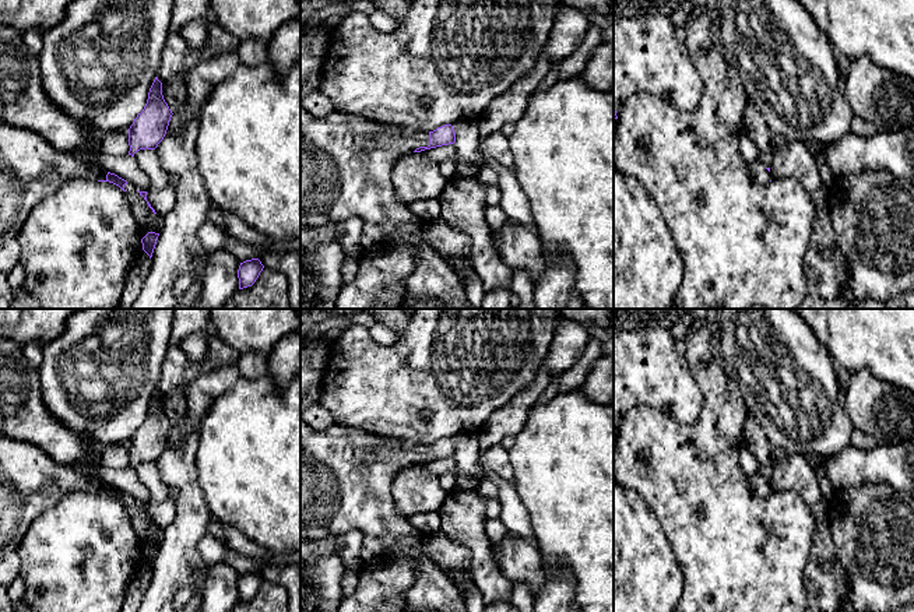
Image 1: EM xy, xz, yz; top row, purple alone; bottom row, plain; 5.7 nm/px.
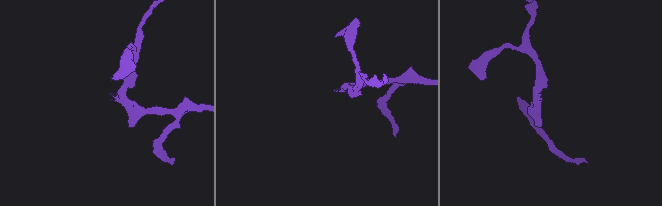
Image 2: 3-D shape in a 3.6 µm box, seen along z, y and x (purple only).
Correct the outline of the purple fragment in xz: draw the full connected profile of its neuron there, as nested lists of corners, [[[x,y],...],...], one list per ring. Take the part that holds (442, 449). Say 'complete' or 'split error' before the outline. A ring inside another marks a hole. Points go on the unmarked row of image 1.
split error | [[[300,416],[300,539],[359,530],[383,542],[383,555],[415,562],[415,581],[407,591],[405,612],[467,612],[464,595],[447,571],[422,555],[422,532],[397,513],[391,496],[391,482],[398,471],[454,456],[451,437],[429,446],[415,444],[352,426],[333,425],[317,430]]]

